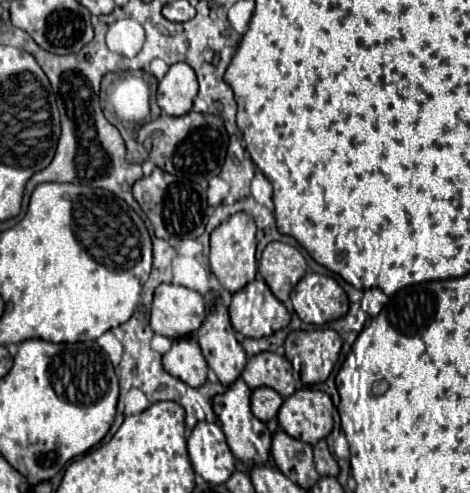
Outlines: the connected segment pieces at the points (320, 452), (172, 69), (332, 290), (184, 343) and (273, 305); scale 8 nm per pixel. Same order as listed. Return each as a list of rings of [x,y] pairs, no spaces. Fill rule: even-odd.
[[[325,440],[317,442],[313,446],[313,452],[315,452],[315,466],[317,466],[317,472],[321,476],[337,476],[339,474],[339,466],[337,466],[335,458],[331,456]]]
[[[187,62],[169,66],[167,74],[159,80],[157,104],[169,116],[183,116],[191,110],[197,94],[197,76]]]
[[[305,274],[291,294],[297,316],[307,324],[323,326],[347,314],[349,300],[343,288],[325,274]]]
[[[193,336],[173,340],[171,350],[163,354],[163,368],[193,388],[205,384],[209,370],[201,348]]]
[[[255,278],[233,294],[229,316],[234,330],[245,338],[271,336],[285,328],[291,318],[263,278]]]

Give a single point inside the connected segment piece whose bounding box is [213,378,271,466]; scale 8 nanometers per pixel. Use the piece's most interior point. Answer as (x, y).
(249, 439)

